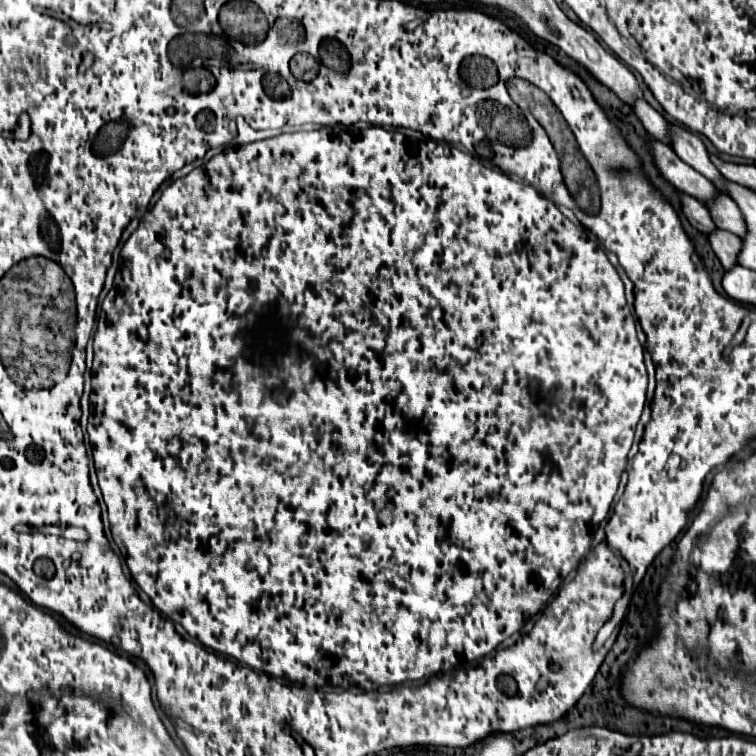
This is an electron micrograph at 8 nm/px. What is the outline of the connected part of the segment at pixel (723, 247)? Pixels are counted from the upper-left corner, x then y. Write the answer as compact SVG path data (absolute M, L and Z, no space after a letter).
M712 230L708 234L708 240L710 240L710 246L714 250L714 254L718 256L718 260L722 262L724 270L730 270L734 264L736 264L736 256L738 252L742 250L742 240L738 236L734 236L732 232L728 230Z

